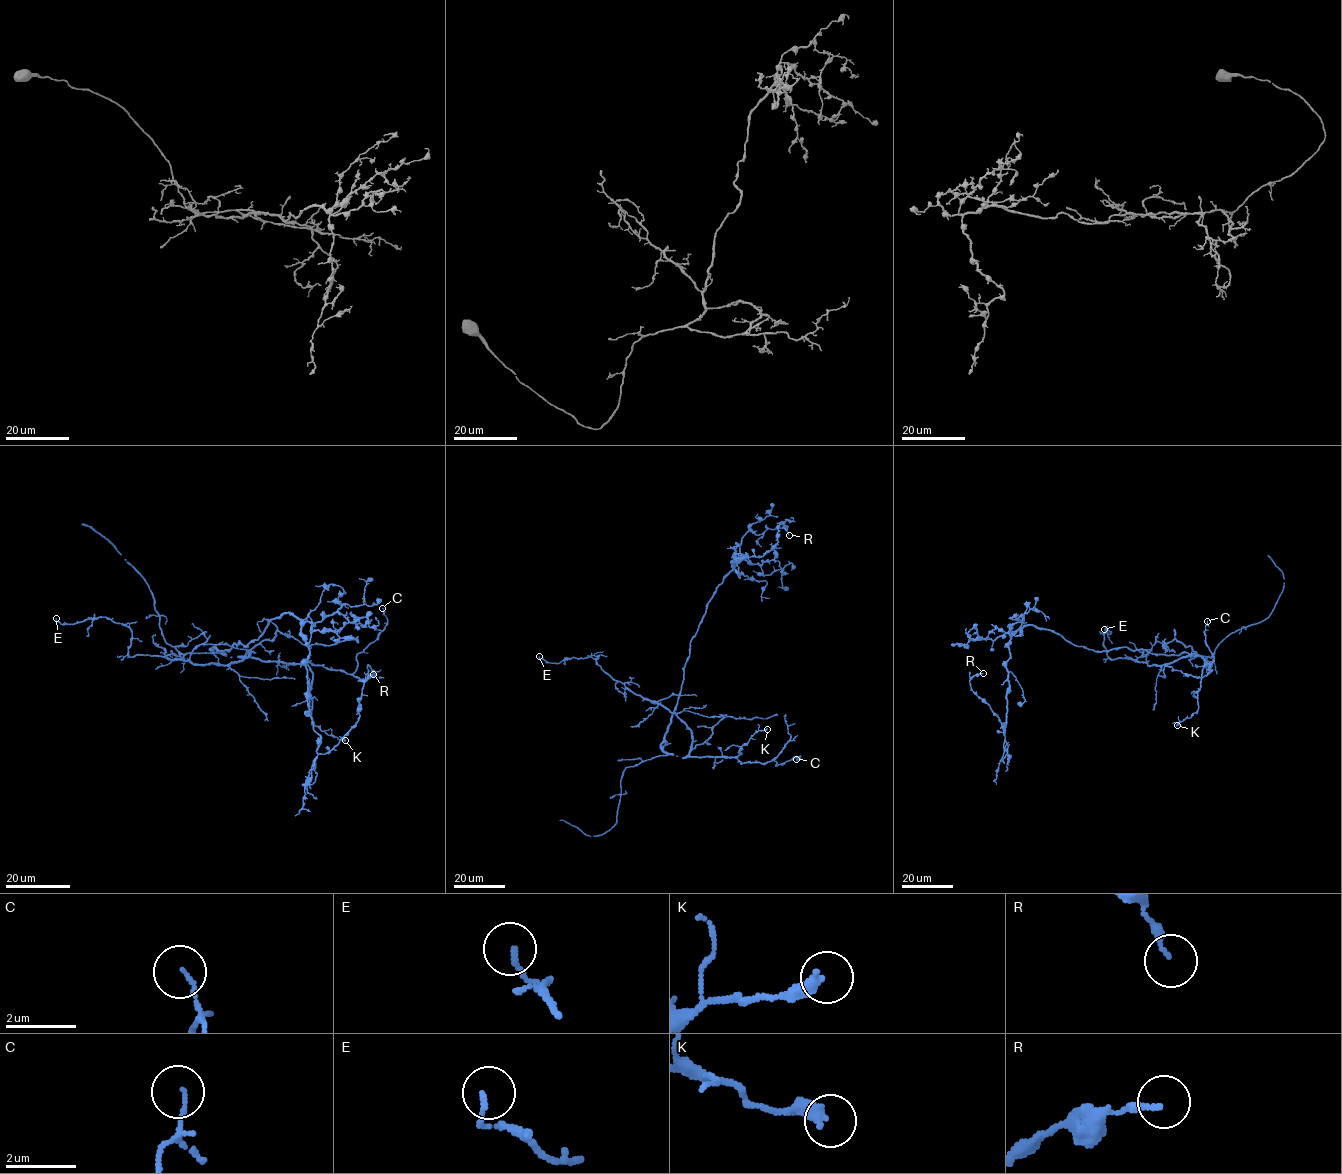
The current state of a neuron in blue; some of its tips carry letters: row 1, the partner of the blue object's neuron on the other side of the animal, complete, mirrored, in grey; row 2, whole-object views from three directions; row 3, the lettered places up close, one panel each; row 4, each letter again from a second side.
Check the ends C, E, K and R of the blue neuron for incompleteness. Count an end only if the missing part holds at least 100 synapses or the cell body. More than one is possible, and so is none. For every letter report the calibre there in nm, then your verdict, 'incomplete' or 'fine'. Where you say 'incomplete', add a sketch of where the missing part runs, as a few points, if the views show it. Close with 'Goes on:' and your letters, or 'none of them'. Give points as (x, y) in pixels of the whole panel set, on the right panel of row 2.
C: 90 nm | fine
E: 130 nm | fine
K: 380 nm | fine
R: 180 nm | fine
Goes on: none of them

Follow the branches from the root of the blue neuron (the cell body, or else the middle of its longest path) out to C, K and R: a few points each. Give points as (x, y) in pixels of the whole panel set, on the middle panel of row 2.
C: (686, 659), (679, 696), (644, 698), (690, 730), (689, 756), (775, 766), (796, 759)
K: (686, 659), (679, 696), (644, 698), (690, 730), (689, 756), (736, 757), (767, 729)
R: (686, 659), (707, 605), (732, 569), (732, 563), (768, 552), (778, 542), (781, 521), (789, 535)

